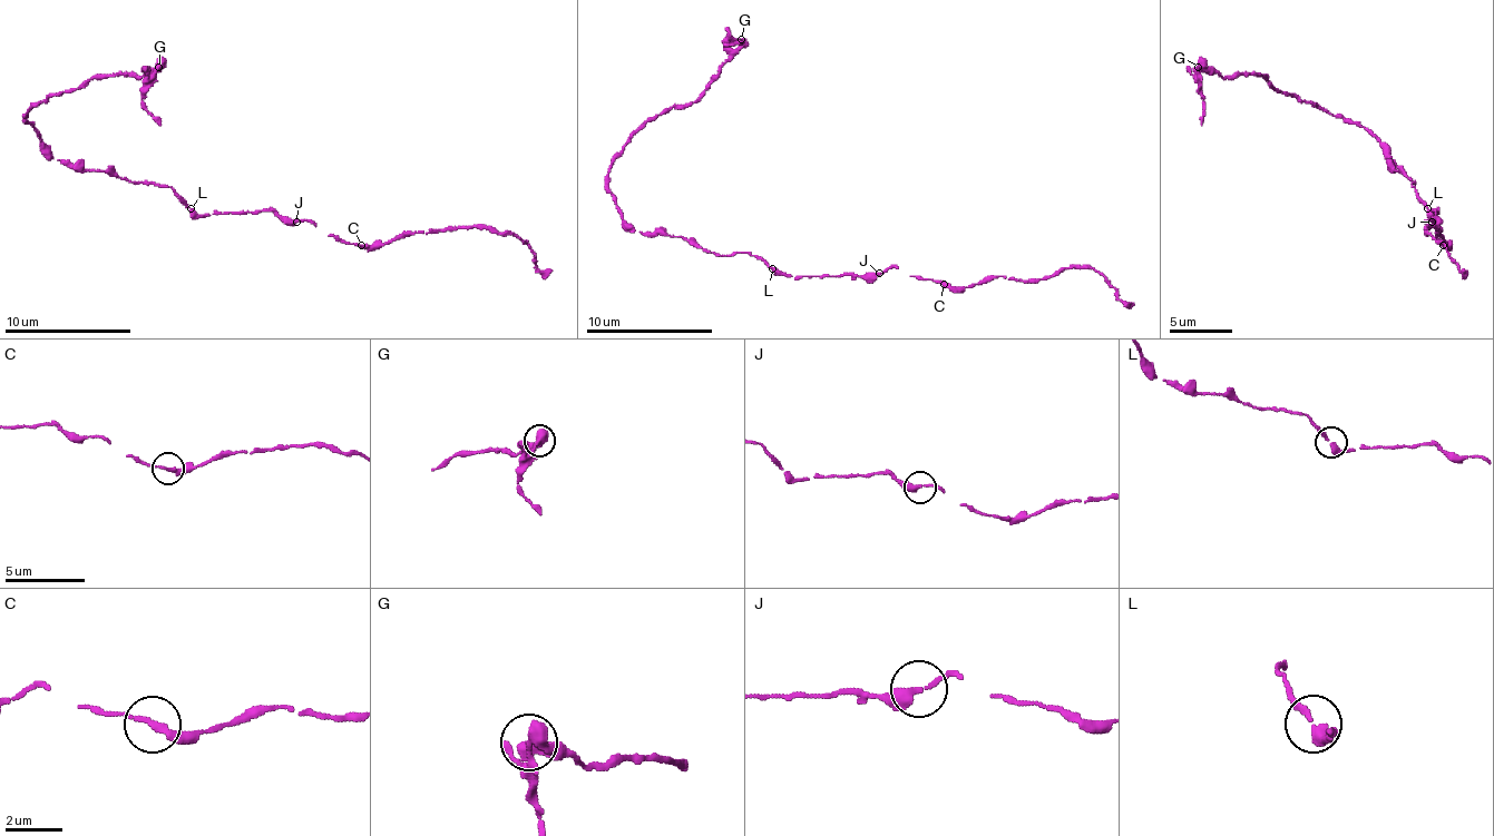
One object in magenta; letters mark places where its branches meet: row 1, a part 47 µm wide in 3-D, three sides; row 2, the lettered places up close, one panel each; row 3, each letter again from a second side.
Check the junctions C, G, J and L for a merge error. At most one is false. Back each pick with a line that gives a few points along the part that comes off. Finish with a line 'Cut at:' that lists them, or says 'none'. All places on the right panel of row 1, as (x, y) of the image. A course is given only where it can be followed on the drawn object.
G: foreign part runs (1198, 67), (1203, 108), (1200, 124)
Cut at: G

